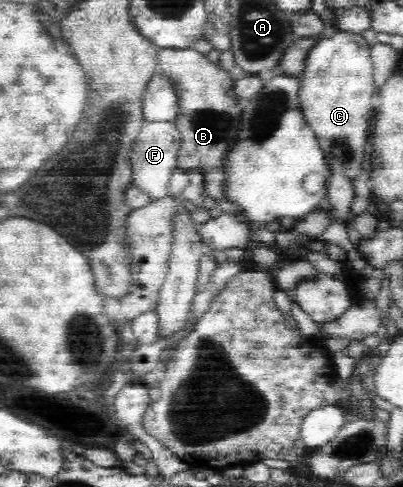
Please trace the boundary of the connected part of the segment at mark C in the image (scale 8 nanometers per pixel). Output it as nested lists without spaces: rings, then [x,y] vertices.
[[[337,31],[331,38],[323,38],[313,45],[309,51],[309,58],[305,62],[299,92],[300,109],[304,114],[305,122],[313,128],[313,133],[317,136],[319,147],[324,154],[325,160],[329,164],[332,172],[344,174],[349,178],[355,178],[361,174],[361,162],[367,158],[365,150],[367,144],[367,116],[373,118],[375,110],[375,81],[372,64],[371,44],[369,44],[362,34],[351,34],[349,32]]]

